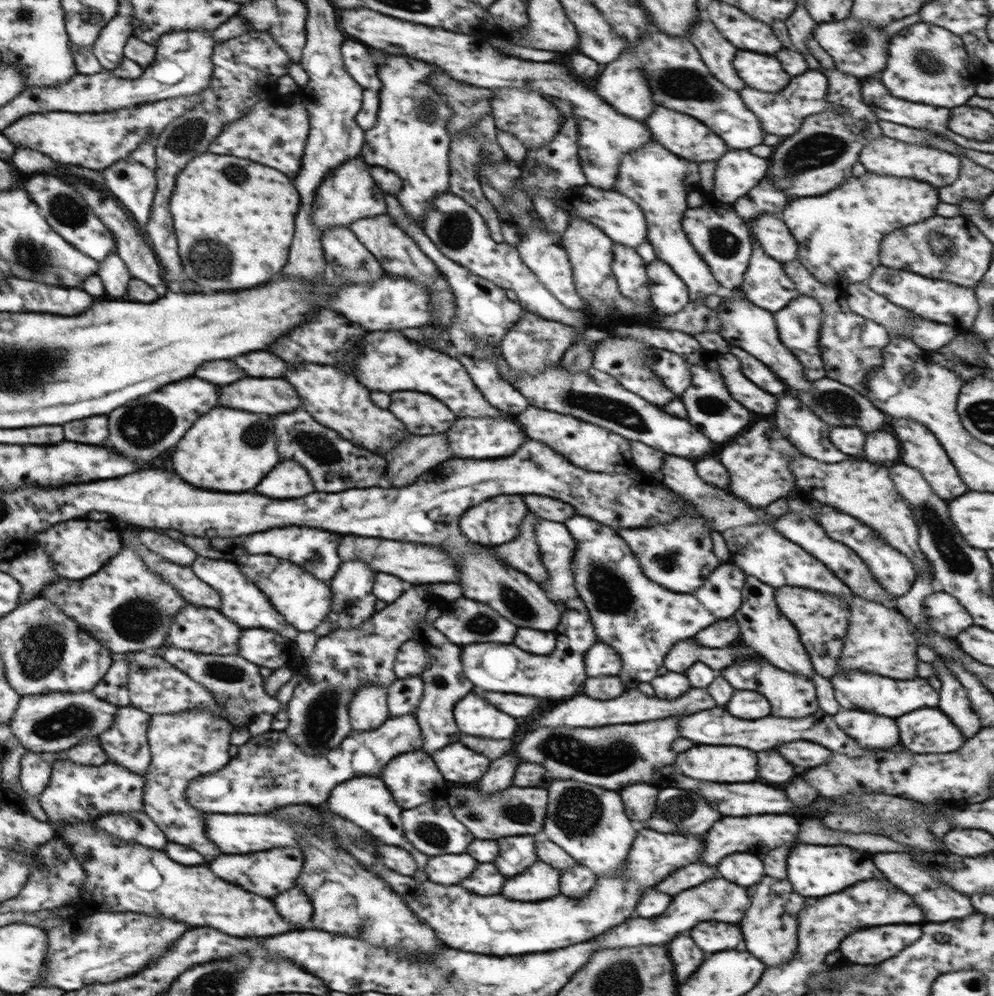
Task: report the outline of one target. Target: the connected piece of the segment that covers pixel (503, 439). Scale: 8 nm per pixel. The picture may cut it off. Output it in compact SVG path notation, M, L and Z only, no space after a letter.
M480 416L478 418L459 417L450 430L445 433L448 437L448 447L452 457L466 459L497 459L513 455L522 444L528 444L529 439L522 427L515 420Z

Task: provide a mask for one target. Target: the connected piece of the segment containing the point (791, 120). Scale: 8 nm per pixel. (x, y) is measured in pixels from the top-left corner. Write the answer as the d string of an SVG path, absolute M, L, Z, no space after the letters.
M808 69L801 75L791 78L792 80L786 86L786 90L782 90L778 94L760 92L760 90L755 88L744 88L740 92L744 104L756 114L762 128L765 128L768 134L776 134L776 136L782 136L783 138L792 136L801 127L803 120L807 116L827 111L828 109L848 115L844 108L827 101L829 80L822 72L822 69Z

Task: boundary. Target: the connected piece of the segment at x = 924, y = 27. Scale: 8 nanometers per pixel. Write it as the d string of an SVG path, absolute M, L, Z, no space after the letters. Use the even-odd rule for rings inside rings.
M922 22L908 26L890 38L887 56L887 65L880 80L892 96L930 106L956 108L966 104L968 98L976 94L974 88L978 84L978 78L974 76L974 68L968 60L964 44L946 28ZM922 54L928 54L934 60L934 68L926 68L926 64L922 64L918 58Z

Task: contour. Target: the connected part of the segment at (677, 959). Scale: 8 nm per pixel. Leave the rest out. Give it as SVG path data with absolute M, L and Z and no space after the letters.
M678 936L670 942L670 958L676 968L678 980L688 980L704 960L704 952L692 942L690 936Z

